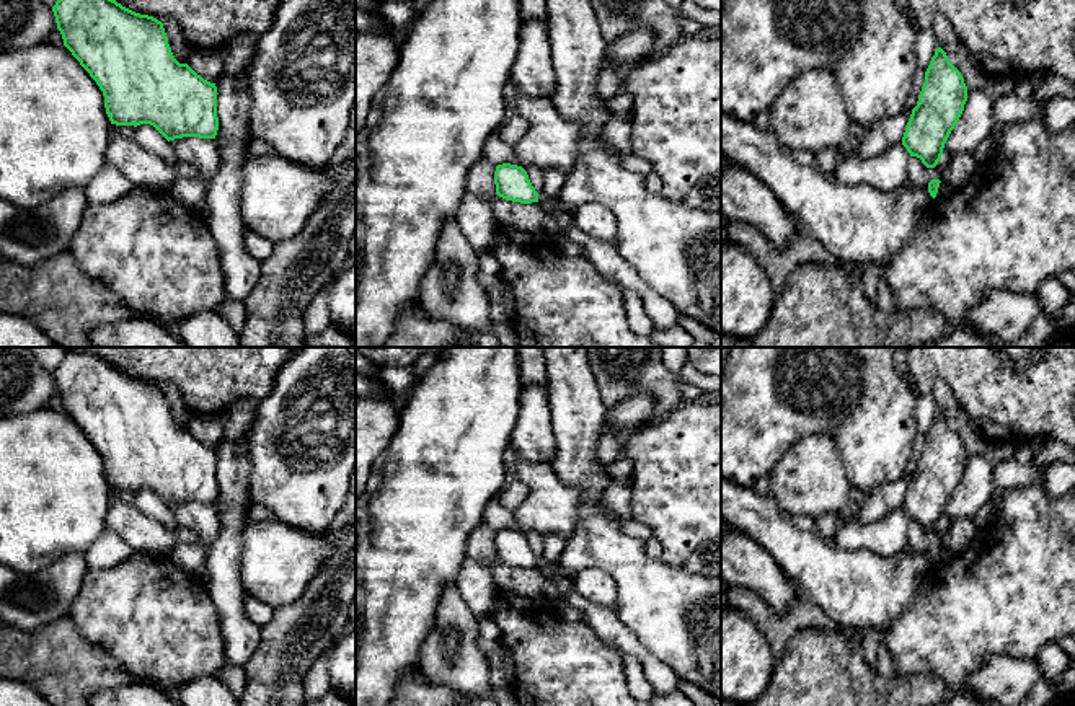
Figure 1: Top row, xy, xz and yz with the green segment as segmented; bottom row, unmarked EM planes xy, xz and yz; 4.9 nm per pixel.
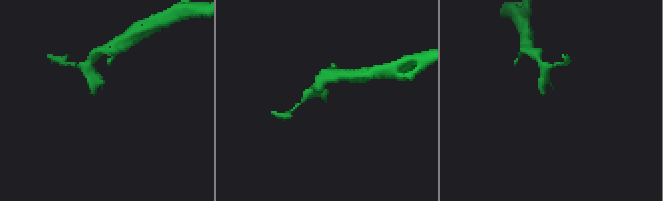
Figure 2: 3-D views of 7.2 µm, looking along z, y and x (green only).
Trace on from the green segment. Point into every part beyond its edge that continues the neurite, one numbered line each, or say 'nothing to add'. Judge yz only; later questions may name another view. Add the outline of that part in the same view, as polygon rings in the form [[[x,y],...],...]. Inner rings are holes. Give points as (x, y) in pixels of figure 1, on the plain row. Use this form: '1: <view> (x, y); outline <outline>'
nothing to add

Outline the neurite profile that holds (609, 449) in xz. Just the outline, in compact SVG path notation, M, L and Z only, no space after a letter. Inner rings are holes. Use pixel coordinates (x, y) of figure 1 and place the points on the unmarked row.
M604 432L597 443L597 458L602 465L613 463L623 450L625 440L613 432Z

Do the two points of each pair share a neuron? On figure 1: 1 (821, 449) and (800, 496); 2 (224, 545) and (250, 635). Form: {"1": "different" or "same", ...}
{"1": "same", "2": "same"}

